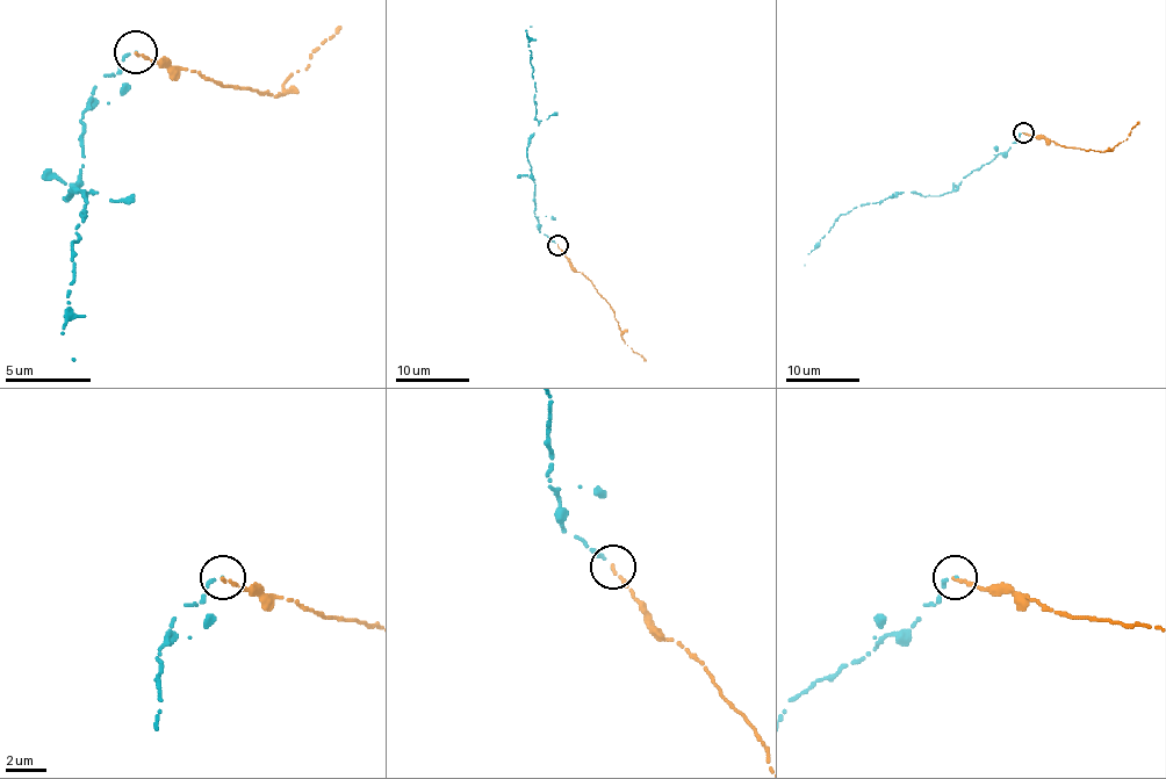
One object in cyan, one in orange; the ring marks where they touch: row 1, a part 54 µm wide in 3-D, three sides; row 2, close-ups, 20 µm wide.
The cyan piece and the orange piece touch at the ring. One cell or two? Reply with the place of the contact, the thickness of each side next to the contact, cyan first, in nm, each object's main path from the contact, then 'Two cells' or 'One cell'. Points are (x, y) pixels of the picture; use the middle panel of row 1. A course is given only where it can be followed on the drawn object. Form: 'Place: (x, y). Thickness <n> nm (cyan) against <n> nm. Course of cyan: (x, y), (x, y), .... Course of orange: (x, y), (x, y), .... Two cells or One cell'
Place: (558, 245). Thickness 170 nm (cyan) against 140 nm. Course of cyan: (558, 245), (539, 229), (526, 146), (539, 121), (535, 117), (535, 88), (526, 29), (531, 26). Course of orange: (558, 245), (614, 311), (621, 339), (645, 361). One cell

